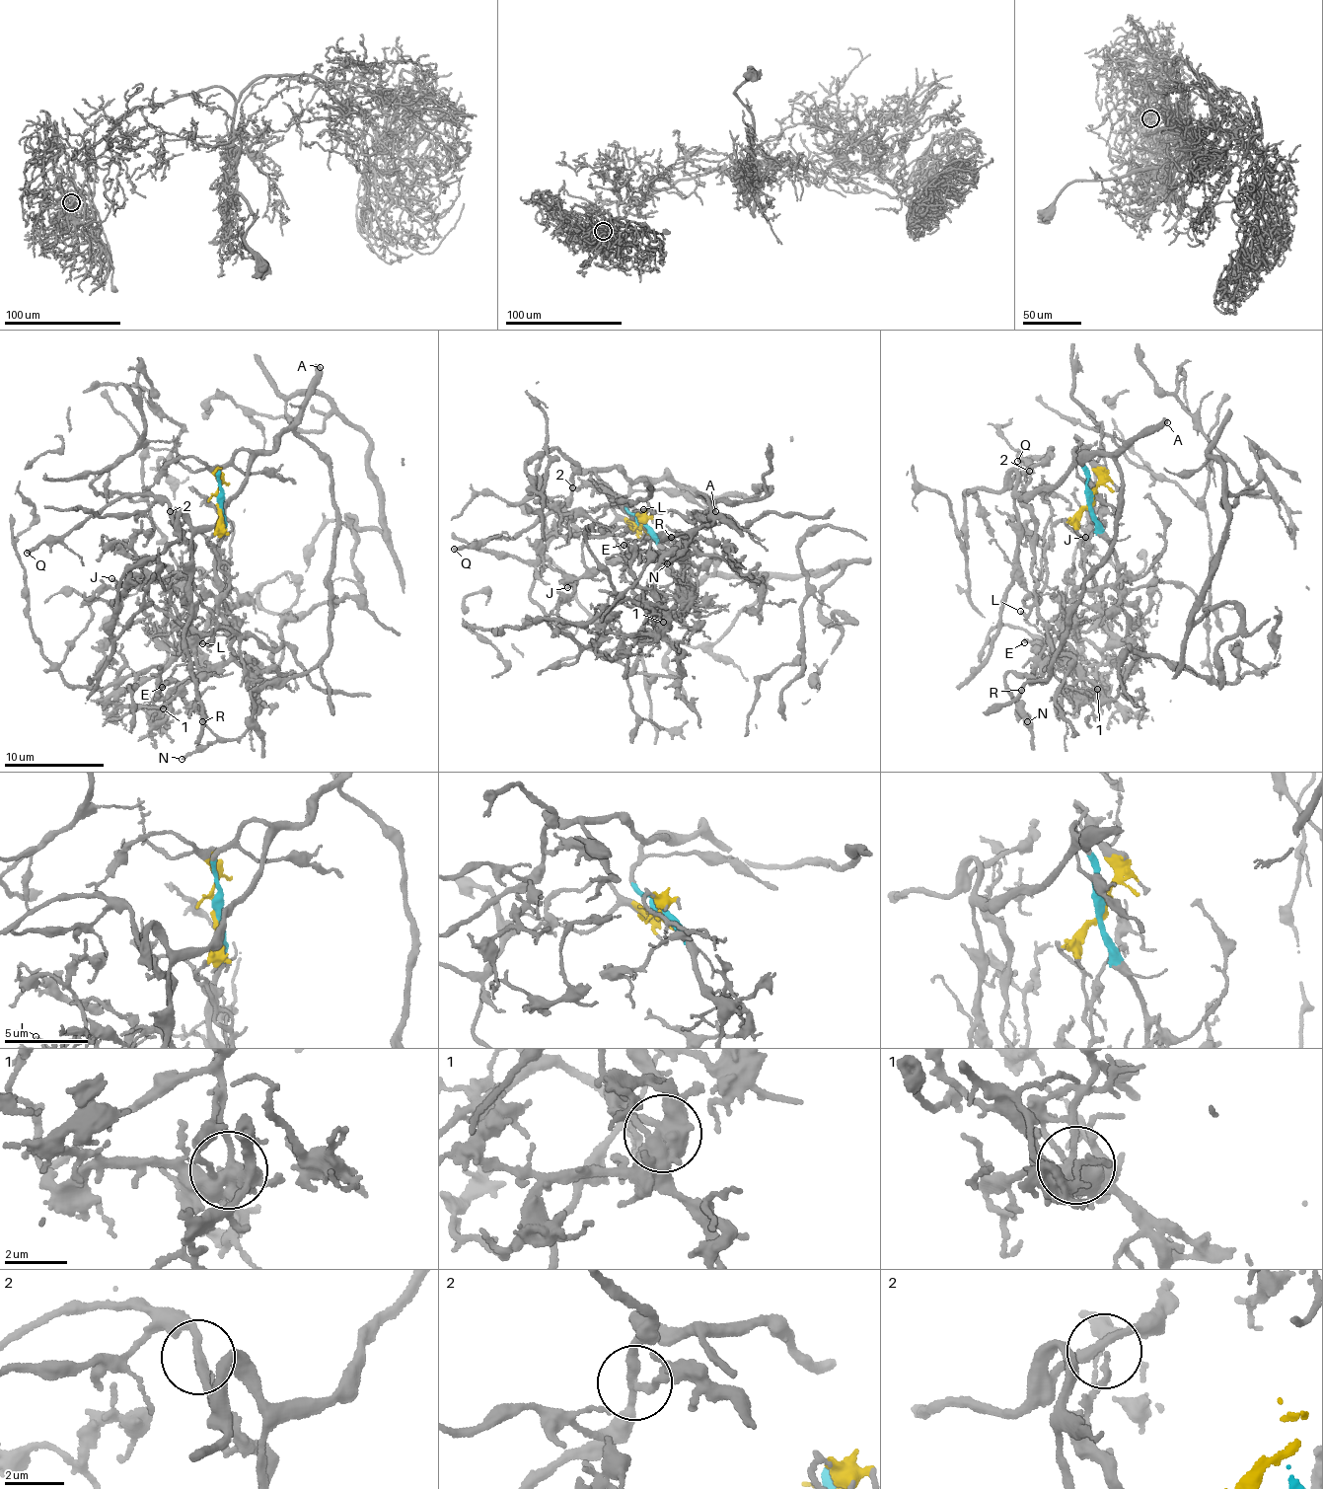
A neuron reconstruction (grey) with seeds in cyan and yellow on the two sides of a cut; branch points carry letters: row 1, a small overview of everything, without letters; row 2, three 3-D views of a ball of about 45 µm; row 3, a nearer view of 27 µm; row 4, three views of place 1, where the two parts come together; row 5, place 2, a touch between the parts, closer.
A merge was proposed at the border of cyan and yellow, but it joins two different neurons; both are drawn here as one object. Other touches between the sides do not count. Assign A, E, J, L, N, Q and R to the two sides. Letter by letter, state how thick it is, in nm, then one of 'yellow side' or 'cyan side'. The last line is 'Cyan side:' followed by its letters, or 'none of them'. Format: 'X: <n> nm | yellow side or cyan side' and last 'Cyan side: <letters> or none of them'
A: 440 nm | cyan side
E: 200 nm | yellow side
J: 160 nm | yellow side
L: 160 nm | yellow side
N: 180 nm | cyan side
Q: 280 nm | cyan side
R: 130 nm | cyan side
Cyan side: A, N, Q, R

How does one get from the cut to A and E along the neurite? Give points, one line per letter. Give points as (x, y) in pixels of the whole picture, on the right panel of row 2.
A: (1091, 499), (1085, 464), (1072, 448), (1083, 463), (1099, 454), (1104, 457), (1168, 422)
E: (1091, 499), (1077, 520), (1083, 587), (1061, 626), (1069, 652), (1055, 652), (1070, 668), (1036, 642), (1023, 642)

